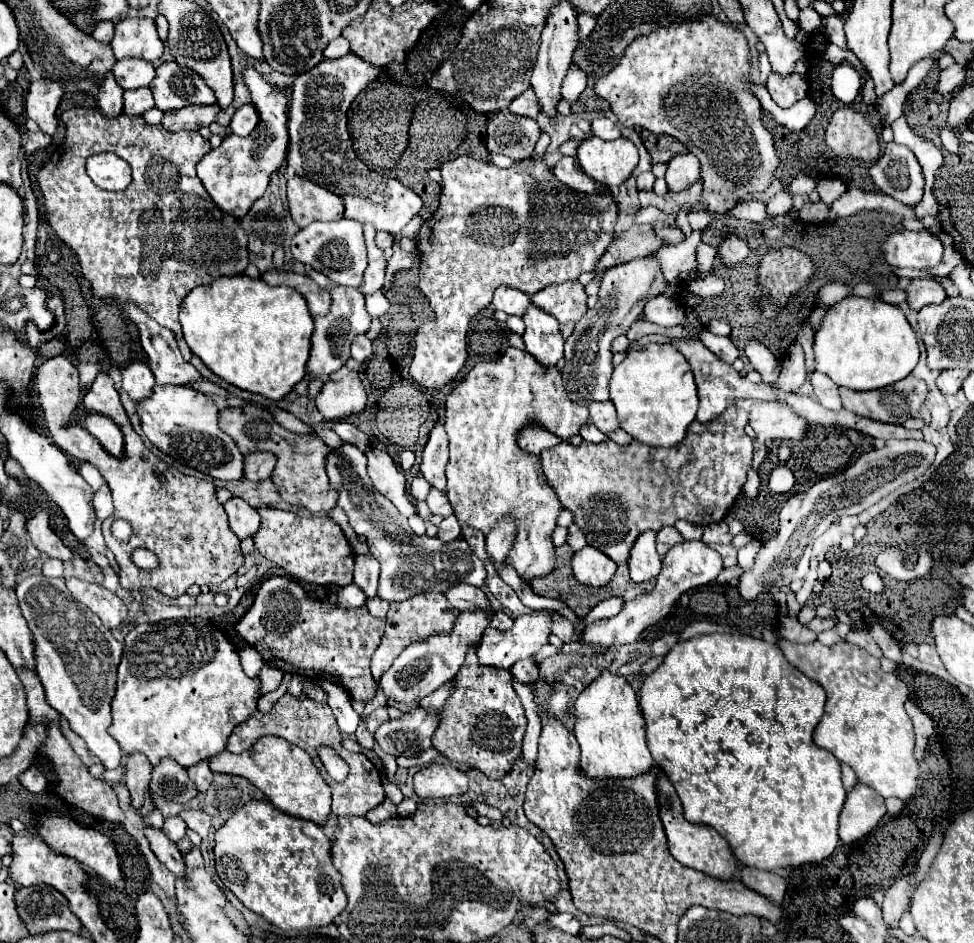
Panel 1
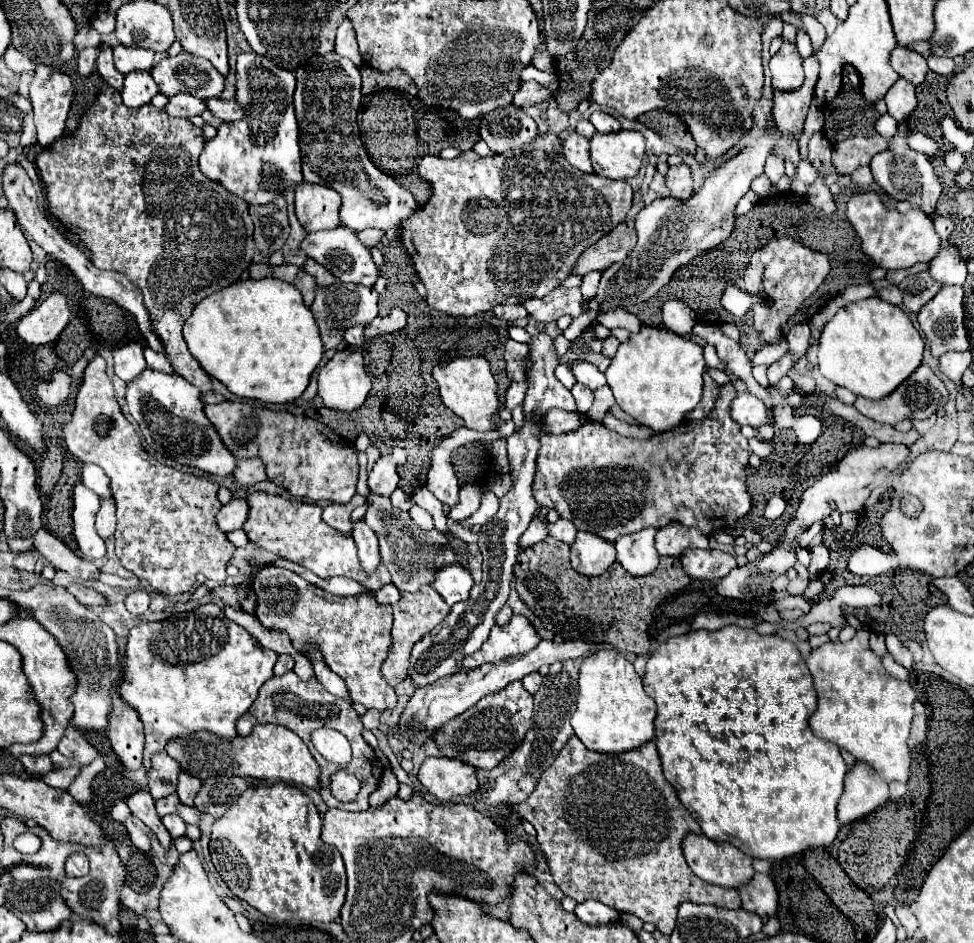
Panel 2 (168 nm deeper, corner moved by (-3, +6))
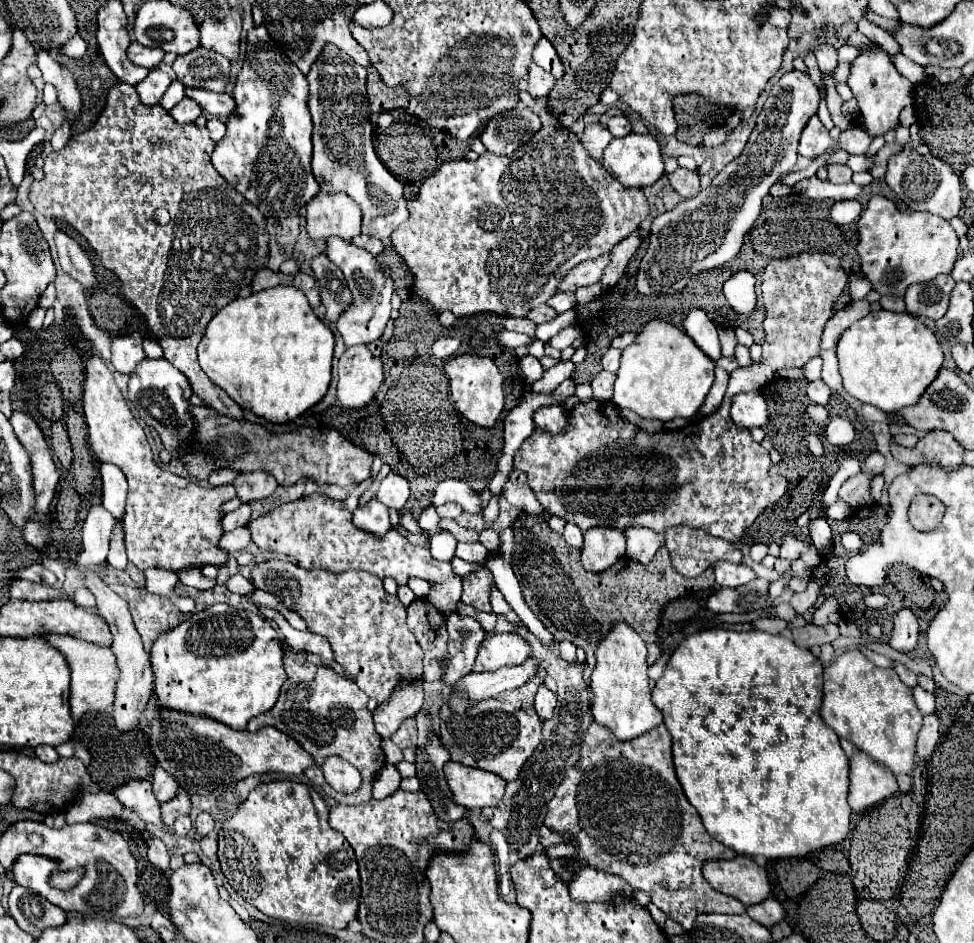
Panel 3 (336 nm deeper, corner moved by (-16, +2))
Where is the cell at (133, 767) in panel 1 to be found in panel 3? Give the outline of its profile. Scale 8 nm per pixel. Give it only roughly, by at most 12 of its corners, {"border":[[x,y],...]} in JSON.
{"border":[[96,571],[86,587],[110,625],[120,665],[114,721],[136,729],[154,673],[128,605]]}

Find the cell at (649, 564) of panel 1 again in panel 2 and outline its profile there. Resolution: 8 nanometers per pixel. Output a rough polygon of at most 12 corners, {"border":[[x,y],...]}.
{"border":[[657,529],[621,535],[617,561],[635,577],[659,565]]}

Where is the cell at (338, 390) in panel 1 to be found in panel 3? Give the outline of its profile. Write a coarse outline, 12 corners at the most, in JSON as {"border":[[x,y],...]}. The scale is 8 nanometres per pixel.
{"border":[[366,345],[338,361],[338,401],[358,409],[372,401],[384,373]]}

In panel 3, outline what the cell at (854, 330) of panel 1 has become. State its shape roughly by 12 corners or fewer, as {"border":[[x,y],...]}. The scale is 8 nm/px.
{"border":[[884,309],[836,353],[844,389],[882,411],[916,405],[944,361],[918,317]]}

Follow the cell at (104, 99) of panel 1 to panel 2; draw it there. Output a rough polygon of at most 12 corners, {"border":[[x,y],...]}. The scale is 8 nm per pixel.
{"border":[[101,45],[97,71],[113,89],[123,89],[123,75],[113,65],[113,51]]}

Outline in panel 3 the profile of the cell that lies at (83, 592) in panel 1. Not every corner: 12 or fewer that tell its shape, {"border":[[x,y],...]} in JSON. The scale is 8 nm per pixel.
{"border":[[80,587],[72,601],[78,607],[94,607],[94,595]]}

